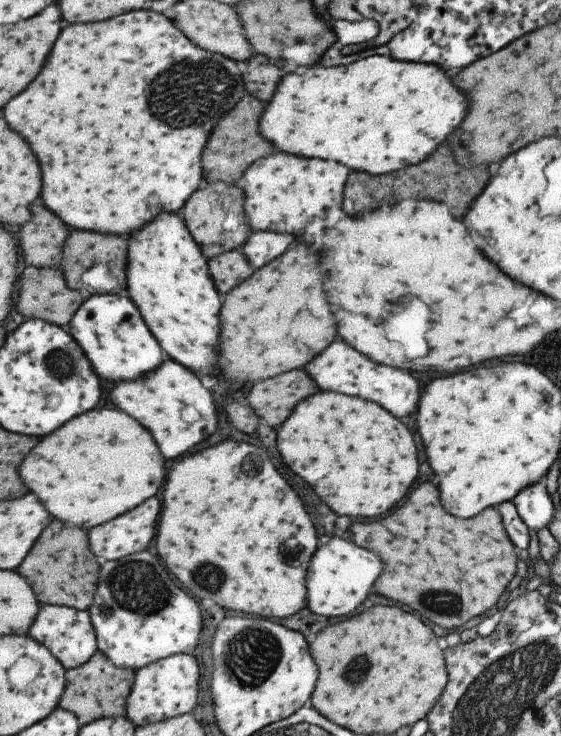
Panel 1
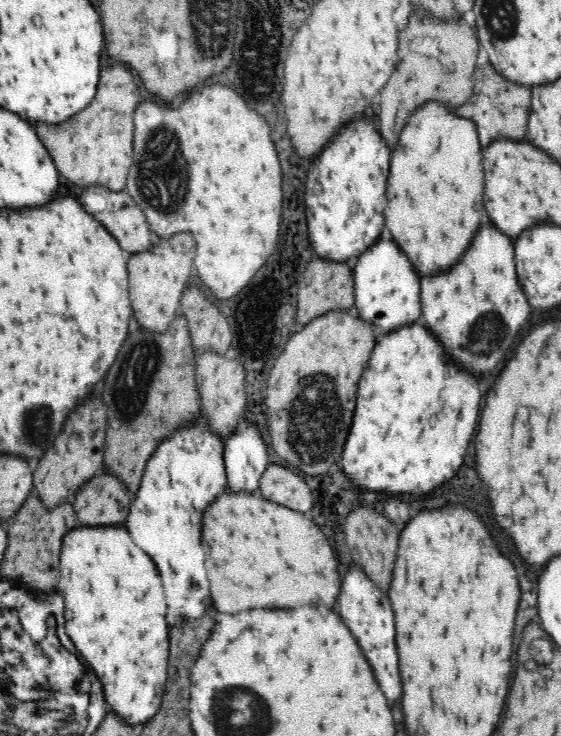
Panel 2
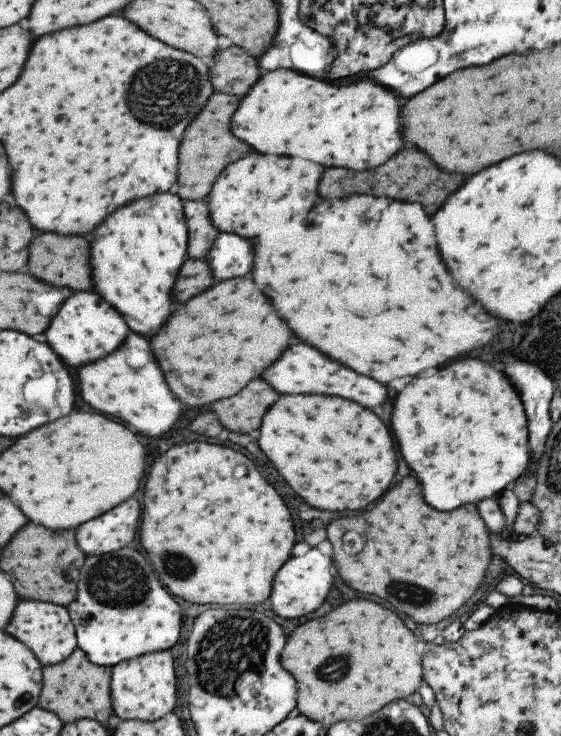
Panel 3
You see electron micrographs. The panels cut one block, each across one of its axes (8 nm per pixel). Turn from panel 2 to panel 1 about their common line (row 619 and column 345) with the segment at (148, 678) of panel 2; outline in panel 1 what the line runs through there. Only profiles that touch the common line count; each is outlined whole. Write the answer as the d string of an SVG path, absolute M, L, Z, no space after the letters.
M369 56L347 66L309 66L303 74L285 74L273 100L263 110L257 132L283 152L307 158L329 158L351 170L389 174L425 160L467 114L467 100L435 64L399 62L389 56Z

